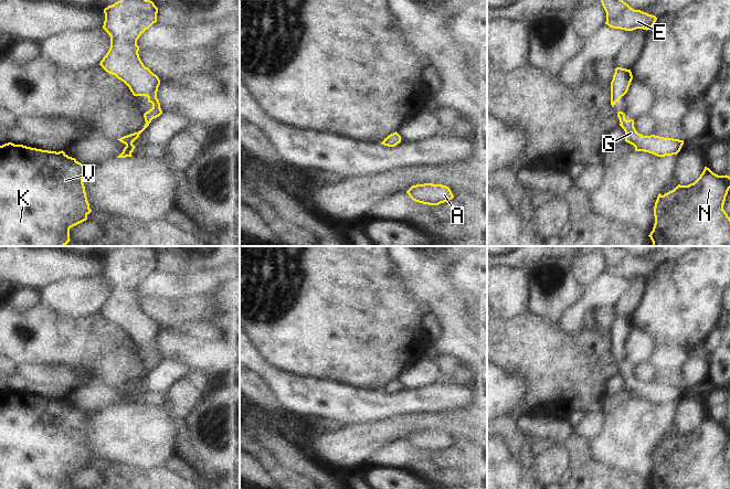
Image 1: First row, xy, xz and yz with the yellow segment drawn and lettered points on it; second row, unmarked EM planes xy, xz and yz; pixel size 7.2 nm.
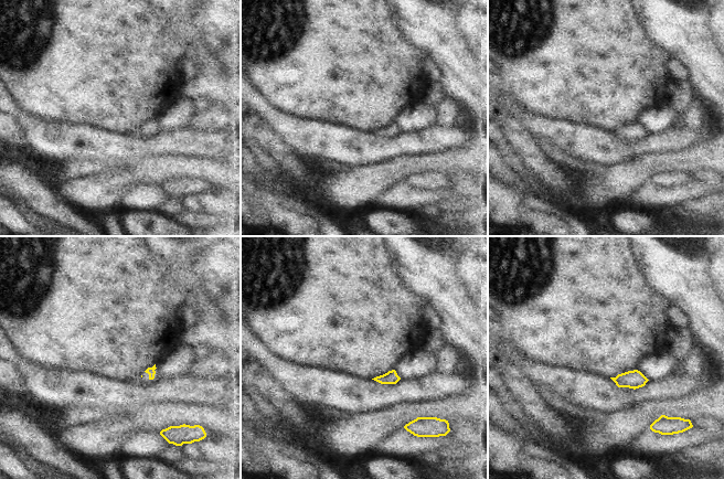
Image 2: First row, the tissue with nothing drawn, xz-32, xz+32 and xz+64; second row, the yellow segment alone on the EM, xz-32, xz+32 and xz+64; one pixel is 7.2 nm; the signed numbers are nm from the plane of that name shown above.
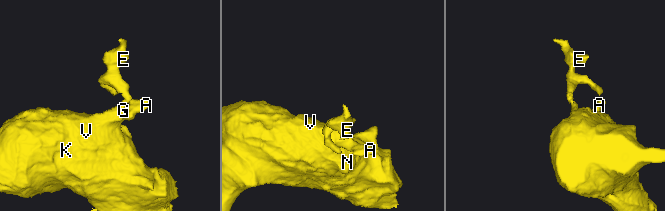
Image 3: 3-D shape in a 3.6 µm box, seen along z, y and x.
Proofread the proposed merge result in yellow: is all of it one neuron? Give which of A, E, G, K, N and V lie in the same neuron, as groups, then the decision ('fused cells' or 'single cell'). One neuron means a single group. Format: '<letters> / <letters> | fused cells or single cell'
A E G K N V | single cell

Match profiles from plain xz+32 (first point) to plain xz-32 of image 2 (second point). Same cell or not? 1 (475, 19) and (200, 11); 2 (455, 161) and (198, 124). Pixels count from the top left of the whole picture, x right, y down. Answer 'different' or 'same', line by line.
1: same
2: different

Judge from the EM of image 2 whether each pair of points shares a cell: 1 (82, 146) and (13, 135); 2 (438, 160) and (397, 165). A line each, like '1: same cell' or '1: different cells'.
1: different cells
2: same cell

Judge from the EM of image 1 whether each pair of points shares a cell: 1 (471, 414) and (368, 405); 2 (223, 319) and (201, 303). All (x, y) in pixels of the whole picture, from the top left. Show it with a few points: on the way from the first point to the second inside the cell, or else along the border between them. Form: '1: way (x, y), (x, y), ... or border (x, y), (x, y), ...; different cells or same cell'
1: way (445, 403), (401, 403), (393, 405); same cell
2: border (212, 295), (217, 303), (217, 314), (210, 322); different cells

